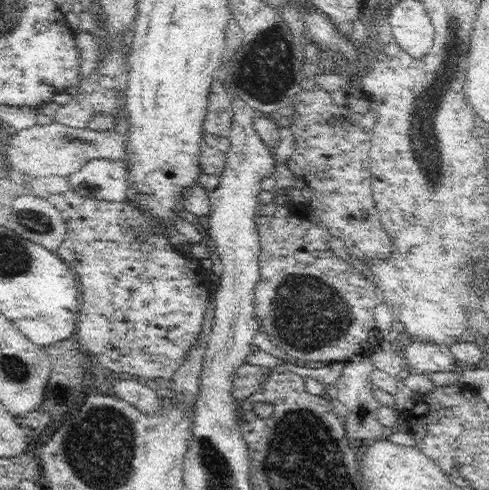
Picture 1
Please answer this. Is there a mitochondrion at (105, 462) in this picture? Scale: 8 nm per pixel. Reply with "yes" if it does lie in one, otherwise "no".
yes

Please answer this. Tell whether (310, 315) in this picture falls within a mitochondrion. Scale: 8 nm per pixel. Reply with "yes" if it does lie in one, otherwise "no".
yes

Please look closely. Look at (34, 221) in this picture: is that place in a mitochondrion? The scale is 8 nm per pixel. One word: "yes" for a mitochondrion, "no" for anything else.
yes

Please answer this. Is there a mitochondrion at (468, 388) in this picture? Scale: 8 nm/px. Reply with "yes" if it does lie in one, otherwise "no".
no

